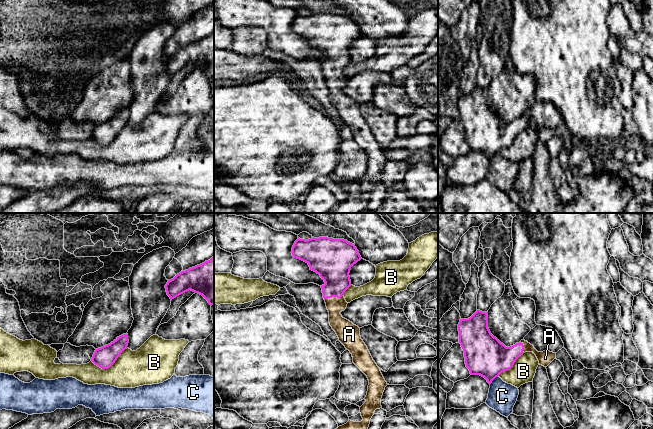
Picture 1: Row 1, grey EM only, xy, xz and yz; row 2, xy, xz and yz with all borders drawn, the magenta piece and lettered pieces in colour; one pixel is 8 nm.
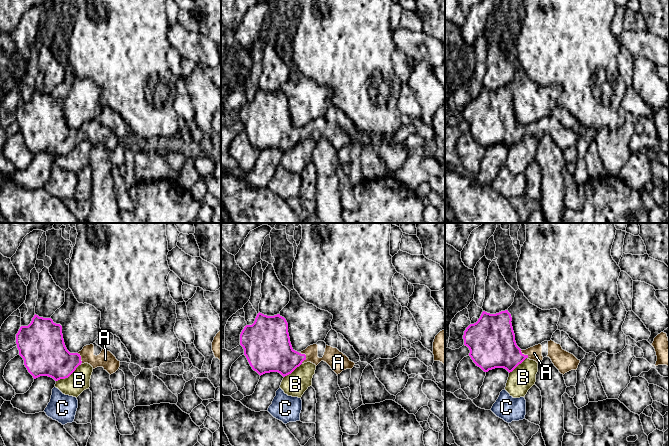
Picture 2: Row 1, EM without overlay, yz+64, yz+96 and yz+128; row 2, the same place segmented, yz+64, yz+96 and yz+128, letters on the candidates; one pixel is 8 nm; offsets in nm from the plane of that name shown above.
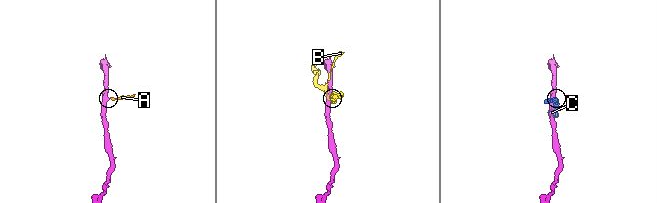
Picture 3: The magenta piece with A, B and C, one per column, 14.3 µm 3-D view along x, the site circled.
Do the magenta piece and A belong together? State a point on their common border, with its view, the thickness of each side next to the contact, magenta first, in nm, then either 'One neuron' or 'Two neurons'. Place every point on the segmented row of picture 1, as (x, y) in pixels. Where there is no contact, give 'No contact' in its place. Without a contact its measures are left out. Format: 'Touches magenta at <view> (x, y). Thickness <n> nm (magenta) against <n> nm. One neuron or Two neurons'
Touches magenta at xz (333, 296). Thickness 280 nm (magenta) against 140 nm. One neuron

